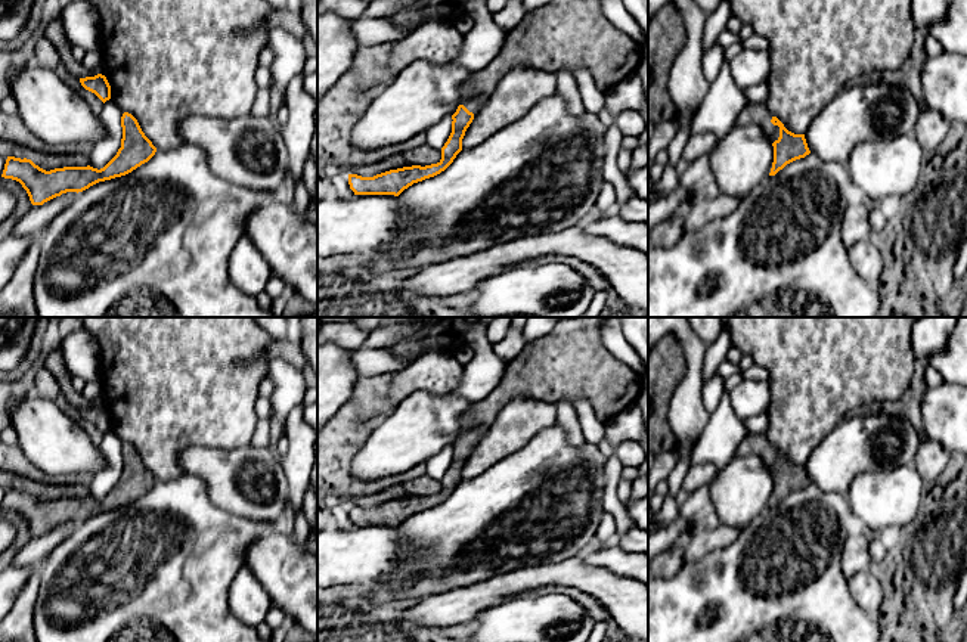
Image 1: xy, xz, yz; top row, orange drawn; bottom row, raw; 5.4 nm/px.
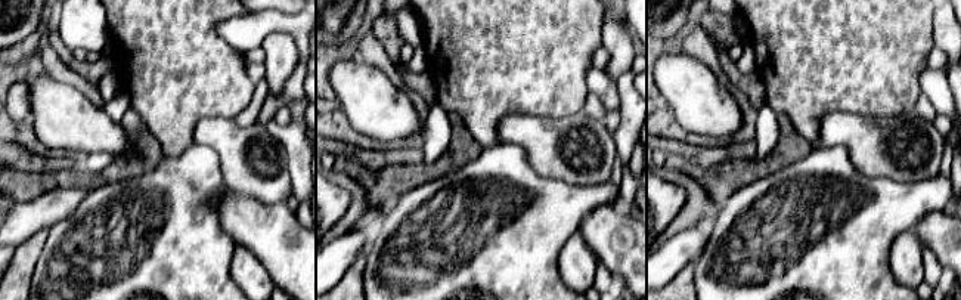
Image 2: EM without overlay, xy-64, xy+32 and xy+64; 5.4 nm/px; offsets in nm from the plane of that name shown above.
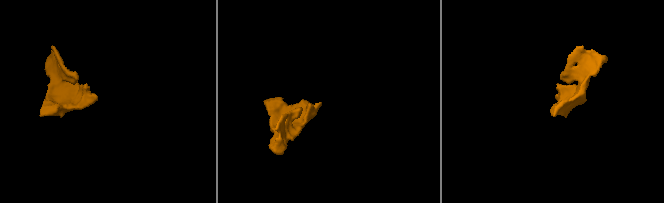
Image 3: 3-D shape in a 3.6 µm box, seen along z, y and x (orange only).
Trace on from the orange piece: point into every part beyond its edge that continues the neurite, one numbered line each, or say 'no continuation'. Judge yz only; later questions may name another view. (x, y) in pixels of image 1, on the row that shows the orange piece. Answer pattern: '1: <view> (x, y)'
1: yz (758, 114)

